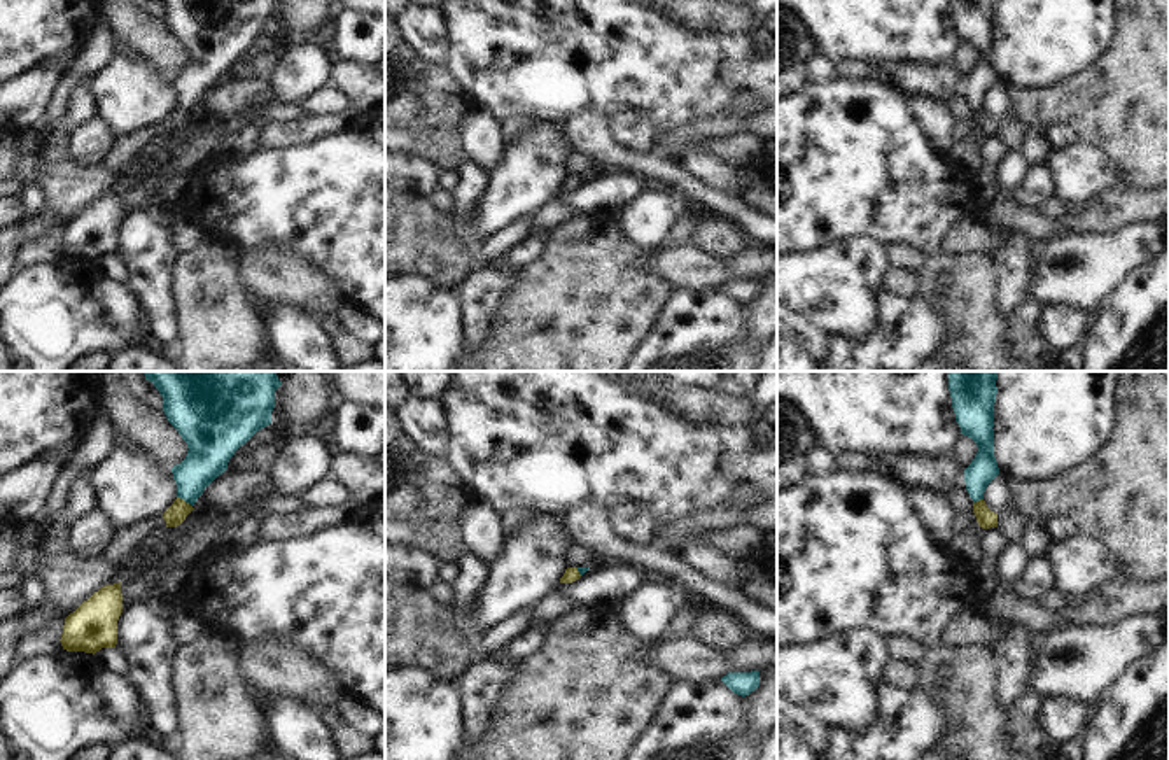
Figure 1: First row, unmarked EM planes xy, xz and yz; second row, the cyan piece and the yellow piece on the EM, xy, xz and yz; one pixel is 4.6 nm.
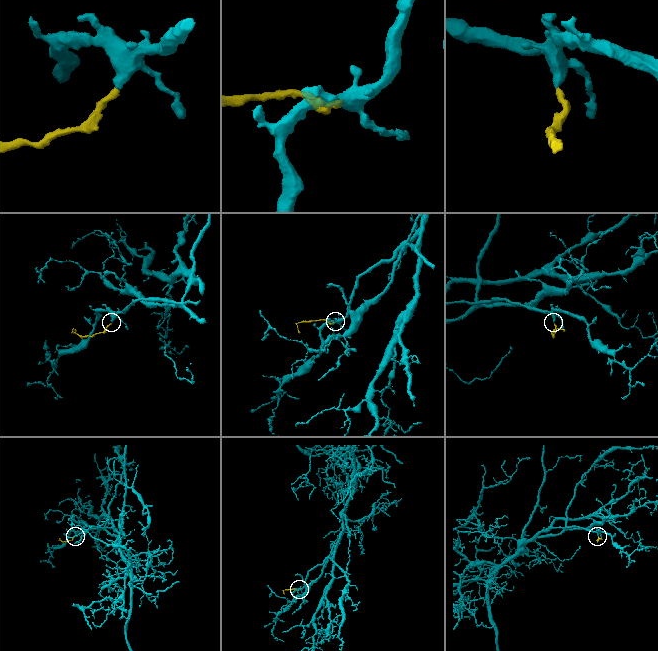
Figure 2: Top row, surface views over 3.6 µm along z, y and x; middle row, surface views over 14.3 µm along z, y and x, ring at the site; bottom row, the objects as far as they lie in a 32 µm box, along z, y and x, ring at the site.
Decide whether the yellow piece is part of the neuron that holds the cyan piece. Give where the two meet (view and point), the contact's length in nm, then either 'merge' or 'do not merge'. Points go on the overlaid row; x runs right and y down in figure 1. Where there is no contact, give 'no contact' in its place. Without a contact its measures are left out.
meets cyan in xy at (184, 499); contact 90 nm long; merge

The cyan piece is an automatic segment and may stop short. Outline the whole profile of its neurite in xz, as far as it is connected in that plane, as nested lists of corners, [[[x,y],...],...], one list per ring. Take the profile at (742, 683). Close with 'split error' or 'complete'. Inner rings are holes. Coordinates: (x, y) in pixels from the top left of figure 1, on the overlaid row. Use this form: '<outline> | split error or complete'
[[[760,671],[728,672],[721,681],[737,695],[749,695],[760,686]]] | complete

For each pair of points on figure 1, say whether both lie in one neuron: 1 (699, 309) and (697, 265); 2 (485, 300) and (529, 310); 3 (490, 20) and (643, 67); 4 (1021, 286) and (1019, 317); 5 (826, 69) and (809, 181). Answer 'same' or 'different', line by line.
1: different
2: different
3: same
4: different
5: different

